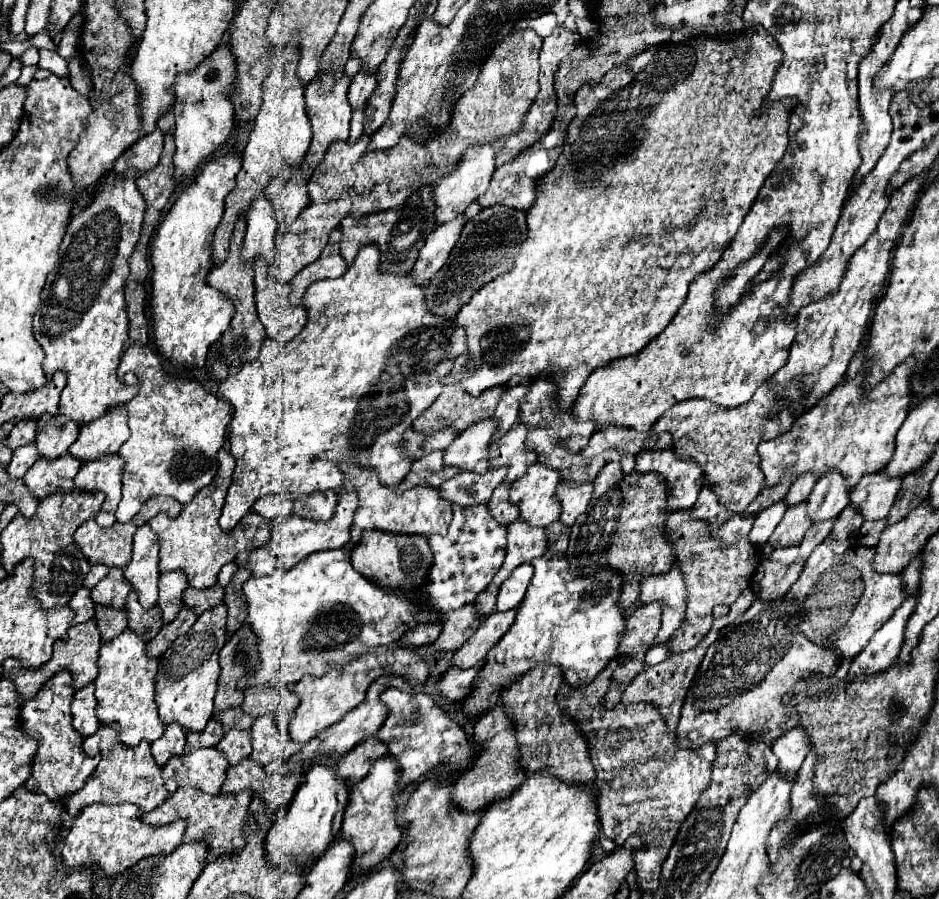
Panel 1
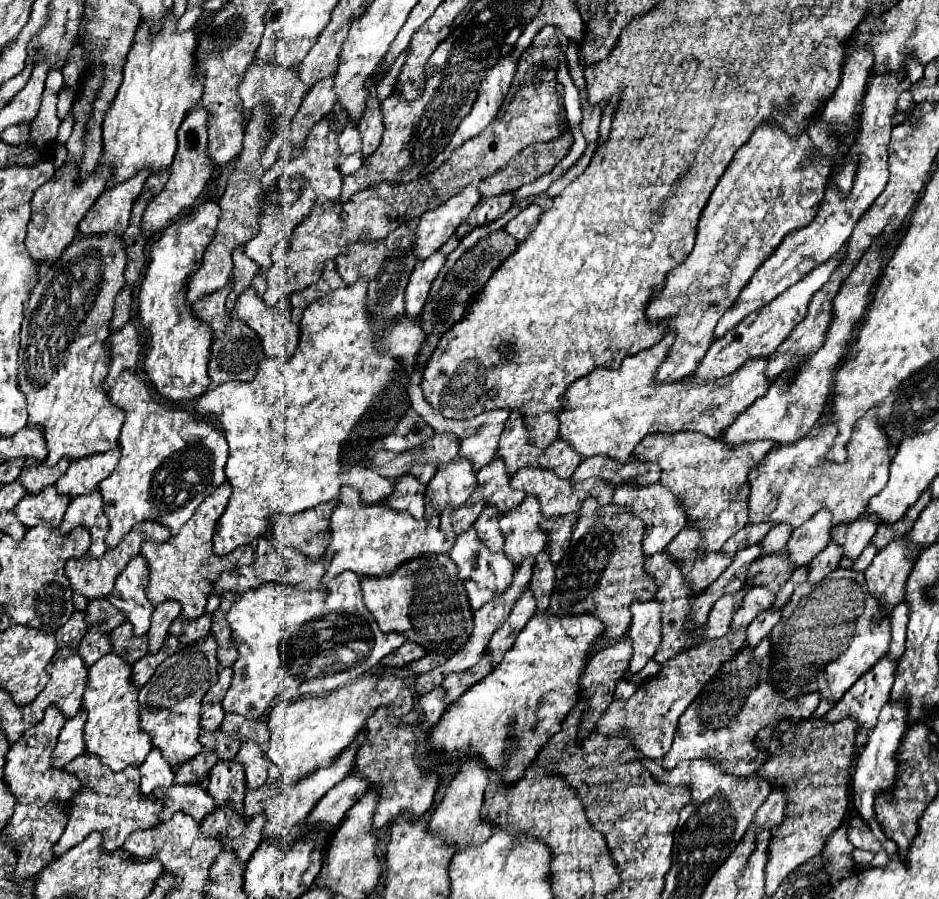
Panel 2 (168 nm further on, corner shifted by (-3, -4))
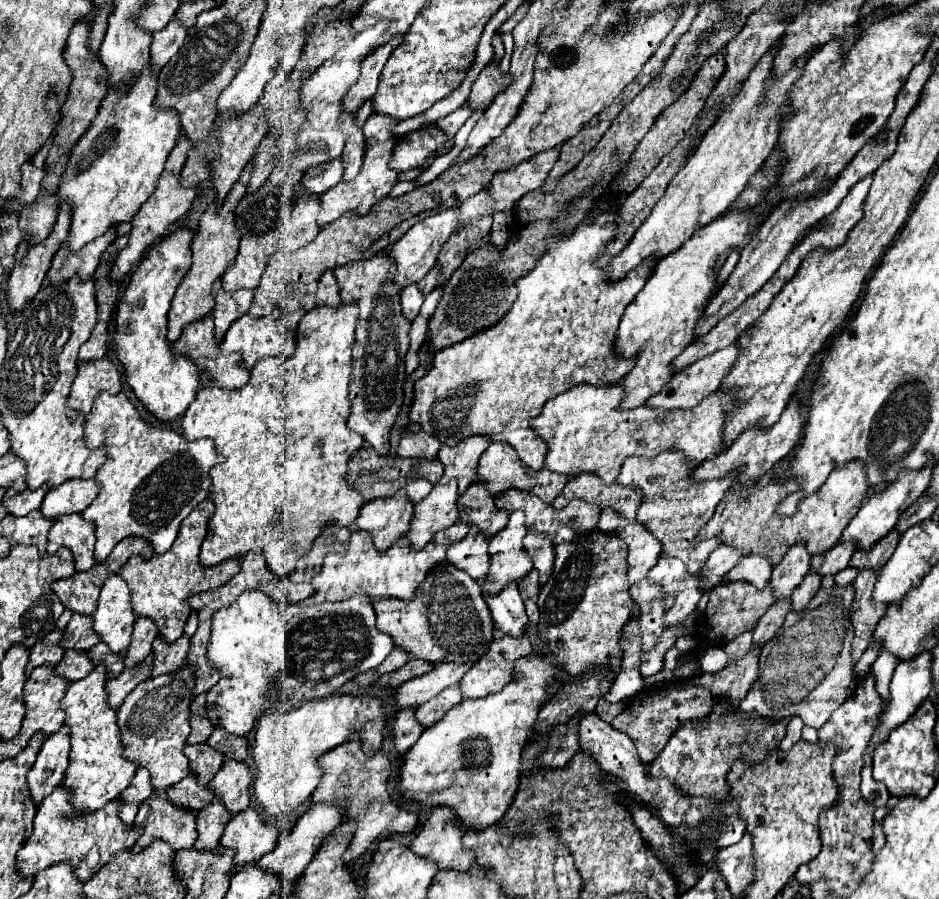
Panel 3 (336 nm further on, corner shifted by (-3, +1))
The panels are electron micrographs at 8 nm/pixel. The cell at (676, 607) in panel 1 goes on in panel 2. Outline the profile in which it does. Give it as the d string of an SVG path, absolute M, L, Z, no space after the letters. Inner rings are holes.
M646 601L646 603L634 603L630 605L632 611L632 627L628 631L632 643L634 643L634 653L628 665L628 673L634 675L638 673L656 653L658 641L660 641L660 605L658 601Z

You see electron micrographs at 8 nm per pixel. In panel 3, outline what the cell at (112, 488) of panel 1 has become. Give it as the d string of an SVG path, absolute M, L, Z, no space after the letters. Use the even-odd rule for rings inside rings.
M82 514L60 516L54 520L54 526L48 534L48 554L56 552L60 546L70 548L76 558L76 570L90 570L96 564L94 544L94 524L82 518Z

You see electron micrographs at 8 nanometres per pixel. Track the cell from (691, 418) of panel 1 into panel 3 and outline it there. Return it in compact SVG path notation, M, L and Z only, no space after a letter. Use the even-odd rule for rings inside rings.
M670 448L666 452L660 452L654 458L642 458L632 456L626 458L618 476L618 484L640 488L642 490L642 504L638 508L636 520L646 524L650 532L664 544L662 554L680 558L690 574L696 574L704 562L708 560L710 552L718 548L718 540L696 540L698 532L706 522L712 518L716 504L722 500L722 496L732 488L732 484L738 478L738 472L732 470L724 478L716 480L694 480L692 472L698 468L698 464L686 464L686 456L678 452L678 448Z

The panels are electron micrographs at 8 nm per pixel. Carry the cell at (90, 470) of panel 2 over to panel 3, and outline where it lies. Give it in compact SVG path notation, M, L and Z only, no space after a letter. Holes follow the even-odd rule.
M96 476L90 480L70 480L66 484L60 484L58 488L52 488L46 494L42 502L42 514L56 520L62 514L82 512L96 498L98 490L100 484Z

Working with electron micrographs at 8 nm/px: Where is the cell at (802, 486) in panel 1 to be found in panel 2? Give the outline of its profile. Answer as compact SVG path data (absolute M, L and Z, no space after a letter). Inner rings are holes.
M778 525L778 529L770 529L770 533L762 539L762 553L760 553L760 557L778 553L780 549L784 549L788 537L790 537L790 533L786 533L786 525Z

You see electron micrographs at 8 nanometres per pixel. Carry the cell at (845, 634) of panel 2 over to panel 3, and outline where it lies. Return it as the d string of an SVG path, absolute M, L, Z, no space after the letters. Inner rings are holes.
M834 584L828 594L826 588L820 588L802 612L788 612L782 628L762 648L758 680L740 702L744 712L766 718L800 716L806 726L814 728L820 728L830 718L858 684L854 662L850 660L854 628L848 618L854 596L852 584Z

